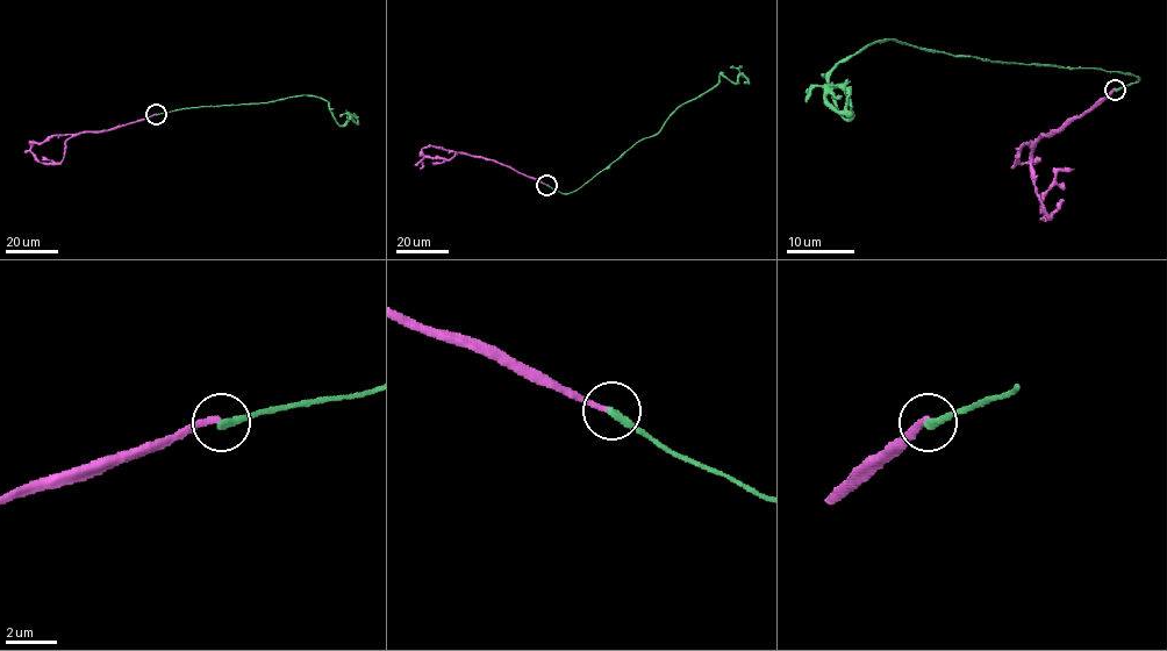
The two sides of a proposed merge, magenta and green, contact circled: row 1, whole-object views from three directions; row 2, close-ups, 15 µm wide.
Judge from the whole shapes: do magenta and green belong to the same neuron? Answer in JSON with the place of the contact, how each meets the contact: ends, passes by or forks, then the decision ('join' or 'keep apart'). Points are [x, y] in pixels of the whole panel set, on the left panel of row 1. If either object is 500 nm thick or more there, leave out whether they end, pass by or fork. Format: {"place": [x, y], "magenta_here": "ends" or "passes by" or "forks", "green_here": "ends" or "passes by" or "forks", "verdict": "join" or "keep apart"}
{"place": [156, 114], "magenta_here": "ends", "green_here": "ends", "verdict": "keep apart"}

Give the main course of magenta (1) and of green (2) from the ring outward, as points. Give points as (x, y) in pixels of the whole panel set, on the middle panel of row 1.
1: (548, 185), (492, 161), (456, 152), (450, 158), (424, 157), (420, 169)
2: (548, 185), (564, 194), (577, 191), (654, 135), (720, 74), (735, 83), (742, 73), (744, 83)

